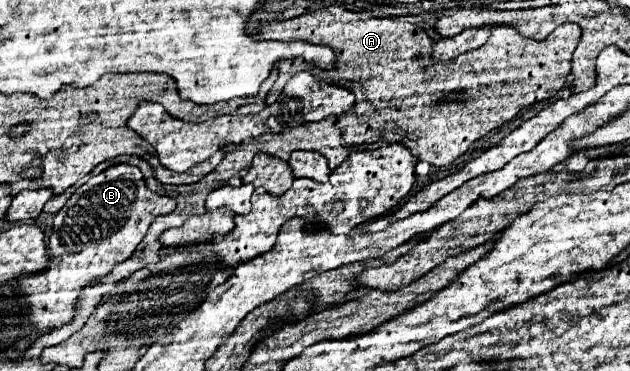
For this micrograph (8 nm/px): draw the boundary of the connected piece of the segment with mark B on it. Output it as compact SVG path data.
M112 165L78 187L54 215L48 249L56 265L20 279L20 293L28 295L26 305L30 307L32 329L40 333L68 325L76 315L80 291L106 277L114 265L130 259L150 223L160 215L172 213L174 207L176 199L152 193L144 185L140 169L132 165Z

